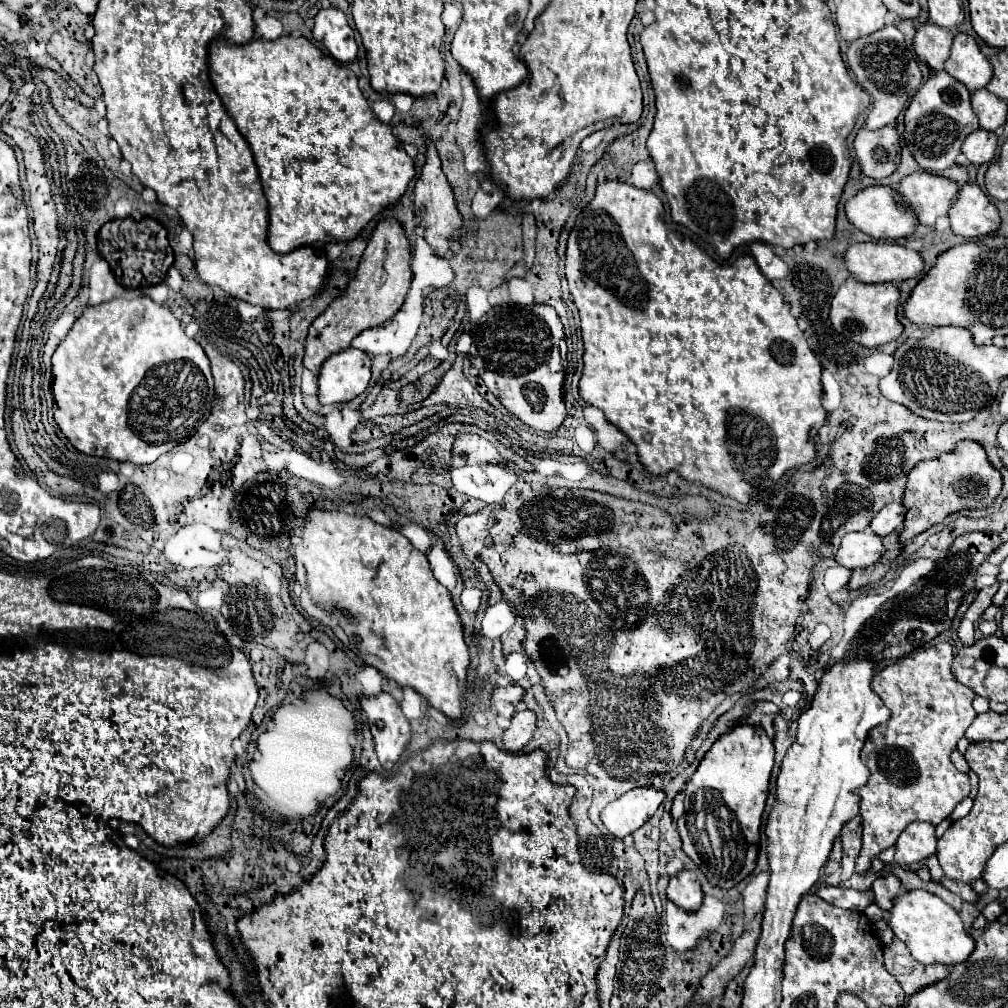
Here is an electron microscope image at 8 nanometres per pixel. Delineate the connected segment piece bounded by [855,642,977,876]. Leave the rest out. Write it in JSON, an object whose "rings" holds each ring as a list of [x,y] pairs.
{"rings":[[[941,642],[883,666],[871,682],[873,690],[891,710],[891,718],[875,726],[863,746],[863,764],[871,776],[863,790],[857,790],[861,796],[863,848],[855,872],[861,876],[871,870],[871,860],[879,852],[897,842],[907,824],[913,820],[929,820],[937,826],[969,796],[969,776],[953,766],[951,752],[977,716],[973,708],[977,694],[961,682],[955,682],[955,674],[951,674],[953,658],[951,644]]]}

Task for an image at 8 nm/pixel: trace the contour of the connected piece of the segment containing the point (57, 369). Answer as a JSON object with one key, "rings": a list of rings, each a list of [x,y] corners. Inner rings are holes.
{"rings":[[[119,296],[119,298],[113,298],[111,302],[101,302],[97,306],[85,306],[81,316],[77,318],[73,328],[65,336],[65,340],[57,346],[57,350],[53,354],[53,396],[55,396],[55,404],[59,408],[59,410],[55,410],[55,422],[57,422],[59,430],[69,438],[69,442],[79,452],[91,454],[91,456],[105,456],[105,458],[113,458],[119,462],[151,464],[161,454],[173,450],[177,444],[181,444],[189,436],[193,436],[195,430],[199,428],[199,424],[209,416],[211,406],[213,406],[213,376],[209,370],[209,358],[205,356],[201,344],[183,332],[181,322],[173,316],[173,312],[167,306],[157,304],[149,296],[137,296],[131,300]],[[141,380],[143,380],[143,390],[135,390],[141,384]]]}

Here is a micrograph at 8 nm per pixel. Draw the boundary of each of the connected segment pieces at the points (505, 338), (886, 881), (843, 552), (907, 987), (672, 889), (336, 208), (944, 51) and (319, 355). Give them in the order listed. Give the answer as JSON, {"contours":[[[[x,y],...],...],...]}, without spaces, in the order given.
{"contours":[[[[501,304],[493,306],[477,324],[471,328],[471,348],[469,362],[479,370],[479,378],[485,382],[487,390],[521,422],[539,432],[555,432],[567,416],[563,402],[563,378],[565,378],[565,334],[557,312],[549,304]]],[[[893,874],[889,876],[879,876],[875,882],[873,882],[873,892],[875,892],[875,902],[881,906],[881,910],[891,910],[891,902],[893,898],[897,896],[899,892],[899,886],[901,886],[901,880]]],[[[869,530],[865,532],[849,532],[843,536],[843,542],[835,554],[837,564],[855,570],[867,568],[875,564],[883,554],[881,538]]],[[[897,938],[891,946],[885,946],[883,956],[885,956],[885,968],[901,984],[905,996],[911,996],[917,990],[949,976],[947,966],[923,966],[921,962],[915,962],[907,946],[903,946],[903,942]]],[[[681,870],[675,876],[671,876],[669,886],[667,886],[667,898],[687,912],[697,910],[703,900],[697,874],[693,870]]],[[[279,36],[277,40],[265,40],[265,38],[253,38],[247,44],[231,44],[229,40],[213,40],[209,46],[209,76],[211,82],[217,90],[217,94],[223,98],[225,108],[229,110],[231,118],[235,120],[239,132],[243,134],[243,138],[249,142],[253,156],[255,156],[255,164],[259,170],[259,178],[263,184],[263,192],[269,198],[269,246],[279,252],[279,254],[287,254],[299,246],[311,244],[311,242],[329,242],[333,240],[353,240],[365,226],[367,222],[379,214],[381,208],[395,204],[403,192],[407,190],[409,180],[415,176],[415,166],[413,160],[405,154],[405,150],[401,148],[399,140],[391,134],[391,126],[383,124],[381,120],[375,118],[375,114],[371,112],[367,100],[363,98],[359,86],[357,86],[357,76],[343,64],[335,62],[333,58],[325,56],[319,48],[315,48],[307,38],[299,36]]],[[[923,24],[913,38],[913,50],[917,58],[931,70],[943,70],[943,64],[949,58],[951,44],[953,32],[935,24]]],[[[383,218],[377,222],[377,226],[367,242],[367,248],[359,262],[357,274],[351,280],[349,288],[311,324],[307,340],[305,340],[303,366],[309,368],[317,376],[323,362],[331,354],[349,348],[351,340],[357,334],[391,320],[403,306],[411,280],[413,280],[411,246],[405,236],[405,230],[397,218]]]]}

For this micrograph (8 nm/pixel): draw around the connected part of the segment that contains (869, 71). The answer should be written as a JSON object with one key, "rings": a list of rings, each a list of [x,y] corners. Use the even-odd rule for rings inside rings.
{"rings":[[[885,26],[871,36],[853,40],[847,48],[847,64],[849,70],[855,74],[857,84],[873,98],[873,106],[865,118],[867,130],[879,130],[887,124],[893,124],[905,104],[909,104],[915,90],[919,90],[923,78],[913,50],[905,44],[903,34],[895,26]]]}

